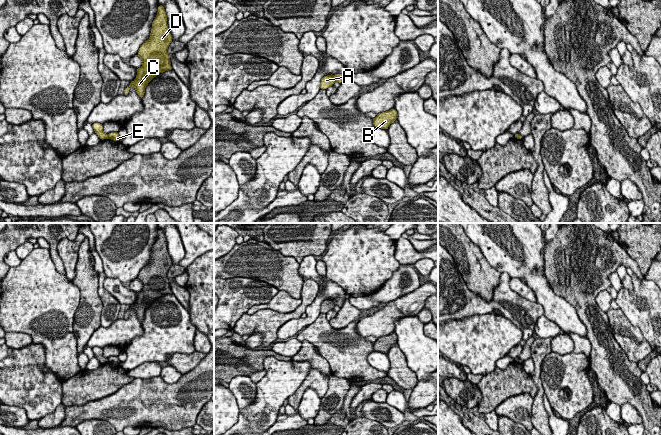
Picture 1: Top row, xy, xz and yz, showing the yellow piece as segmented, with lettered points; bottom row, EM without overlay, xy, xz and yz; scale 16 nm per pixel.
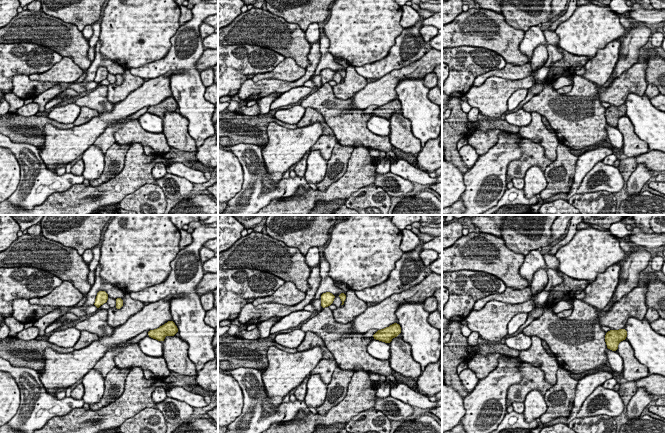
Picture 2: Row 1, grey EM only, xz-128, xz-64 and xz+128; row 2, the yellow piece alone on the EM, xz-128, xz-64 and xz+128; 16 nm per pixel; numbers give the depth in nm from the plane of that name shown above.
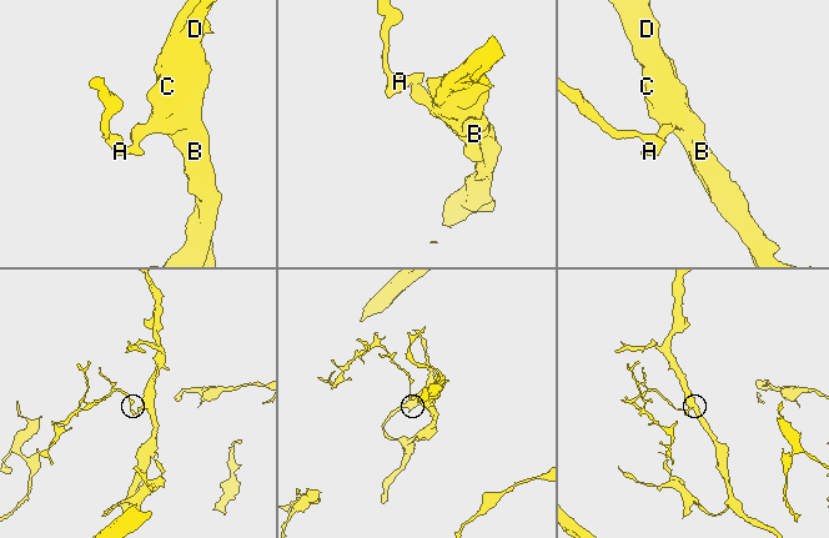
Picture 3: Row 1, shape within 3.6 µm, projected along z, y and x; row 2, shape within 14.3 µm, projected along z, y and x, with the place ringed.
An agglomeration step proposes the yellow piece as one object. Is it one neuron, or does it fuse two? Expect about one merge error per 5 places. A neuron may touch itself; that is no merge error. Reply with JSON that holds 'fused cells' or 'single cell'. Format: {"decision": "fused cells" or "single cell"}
{"decision": "fused cells"}

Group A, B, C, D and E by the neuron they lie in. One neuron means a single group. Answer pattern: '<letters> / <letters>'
A / B C D E

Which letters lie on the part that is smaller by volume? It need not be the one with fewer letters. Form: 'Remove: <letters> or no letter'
Remove: A

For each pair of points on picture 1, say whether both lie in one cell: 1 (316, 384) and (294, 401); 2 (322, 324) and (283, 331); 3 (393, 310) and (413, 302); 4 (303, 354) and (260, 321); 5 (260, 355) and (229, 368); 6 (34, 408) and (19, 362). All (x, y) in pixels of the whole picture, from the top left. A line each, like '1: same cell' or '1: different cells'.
1: same cell
2: different cells
3: same cell
4: different cells
5: same cell
6: same cell

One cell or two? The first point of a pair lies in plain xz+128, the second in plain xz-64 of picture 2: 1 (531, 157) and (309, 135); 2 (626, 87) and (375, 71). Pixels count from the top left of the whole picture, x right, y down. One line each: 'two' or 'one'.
1: two
2: two

